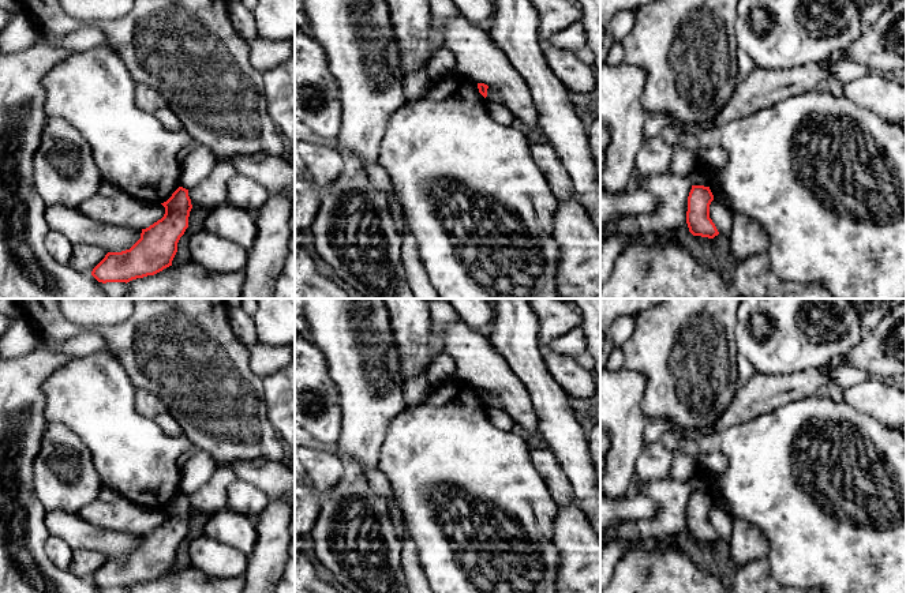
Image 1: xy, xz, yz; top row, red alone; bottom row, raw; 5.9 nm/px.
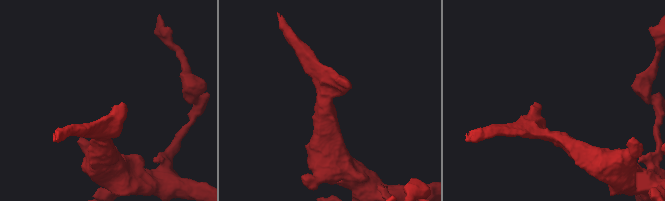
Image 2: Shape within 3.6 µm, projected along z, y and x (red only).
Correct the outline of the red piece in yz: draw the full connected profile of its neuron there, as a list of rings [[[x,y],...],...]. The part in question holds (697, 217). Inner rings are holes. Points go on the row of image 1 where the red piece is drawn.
[[[692,185],[688,196],[686,224],[693,236],[714,239],[719,234],[710,218],[710,204],[712,200],[714,195],[710,187]]]

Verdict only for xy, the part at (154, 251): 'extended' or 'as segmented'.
as segmented

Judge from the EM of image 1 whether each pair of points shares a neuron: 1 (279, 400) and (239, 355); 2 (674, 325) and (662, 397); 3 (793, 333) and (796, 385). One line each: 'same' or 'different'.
1: different
2: same
3: different

